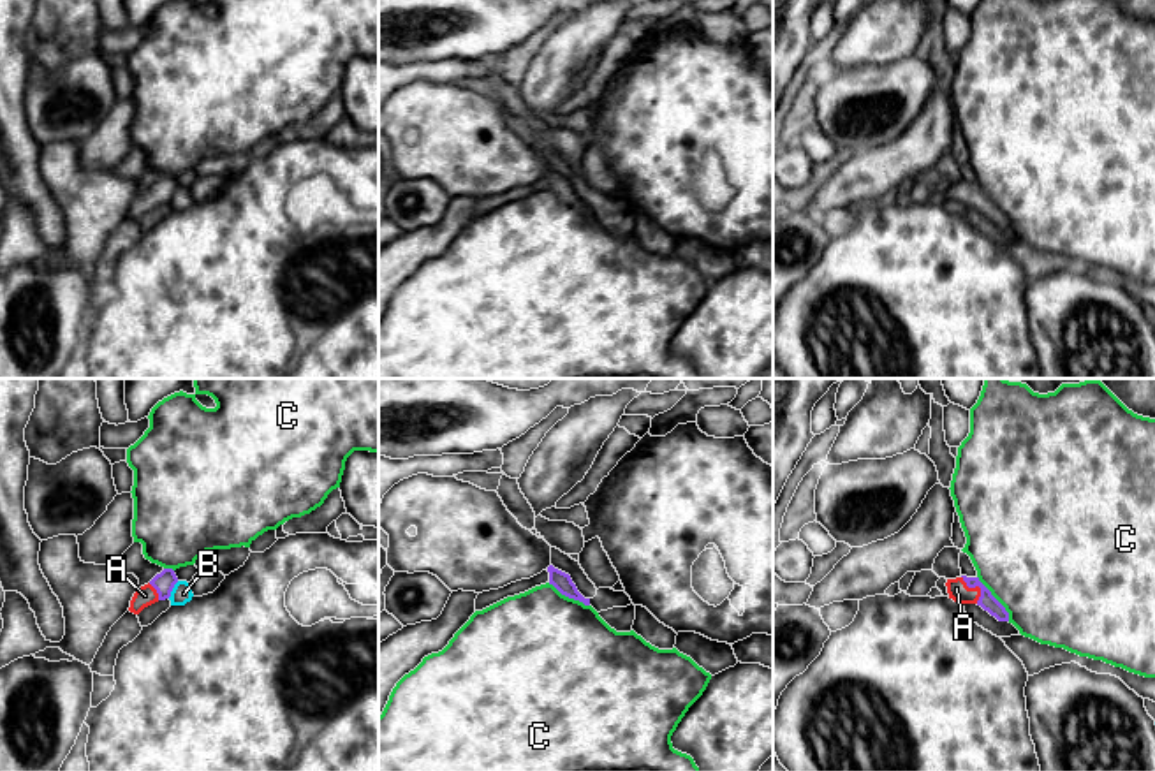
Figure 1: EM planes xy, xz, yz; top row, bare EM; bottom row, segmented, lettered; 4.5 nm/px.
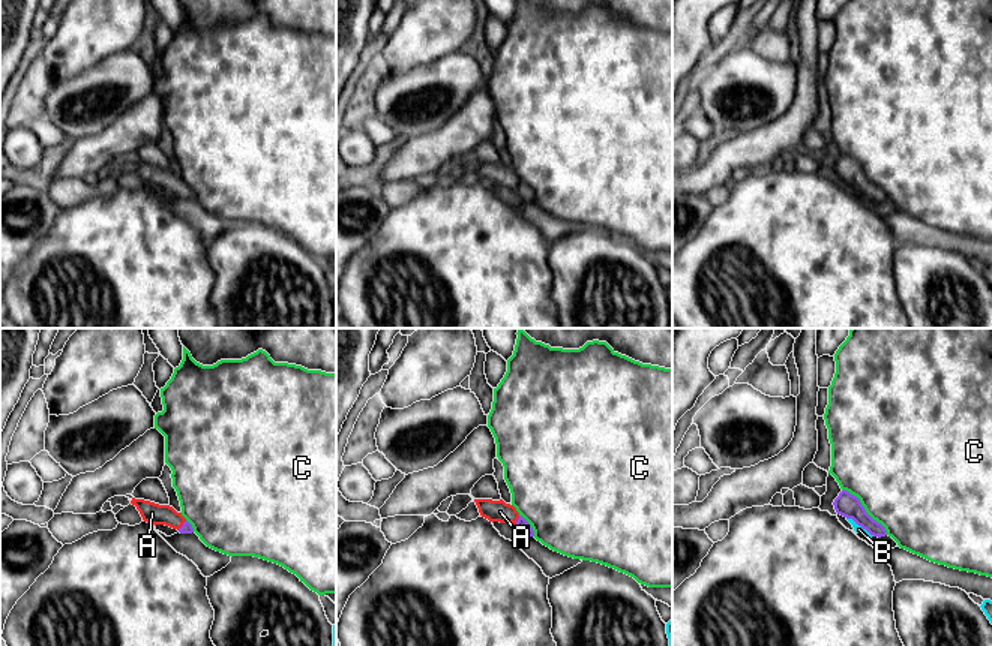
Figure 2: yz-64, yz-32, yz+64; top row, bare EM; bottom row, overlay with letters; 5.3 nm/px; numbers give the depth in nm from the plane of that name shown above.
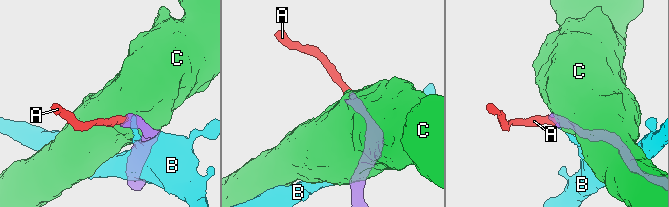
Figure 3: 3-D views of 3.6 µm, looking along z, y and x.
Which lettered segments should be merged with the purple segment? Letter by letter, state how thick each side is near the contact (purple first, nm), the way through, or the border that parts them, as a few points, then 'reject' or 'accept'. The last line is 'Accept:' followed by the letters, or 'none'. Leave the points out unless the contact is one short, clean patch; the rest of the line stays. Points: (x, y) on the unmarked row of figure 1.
A: 80/90 nm | across yz (986, 206), (976, 190), (956, 194) | accept
B: 90/90 nm | reject
C: 80/500 nm | reject
Accept: A

